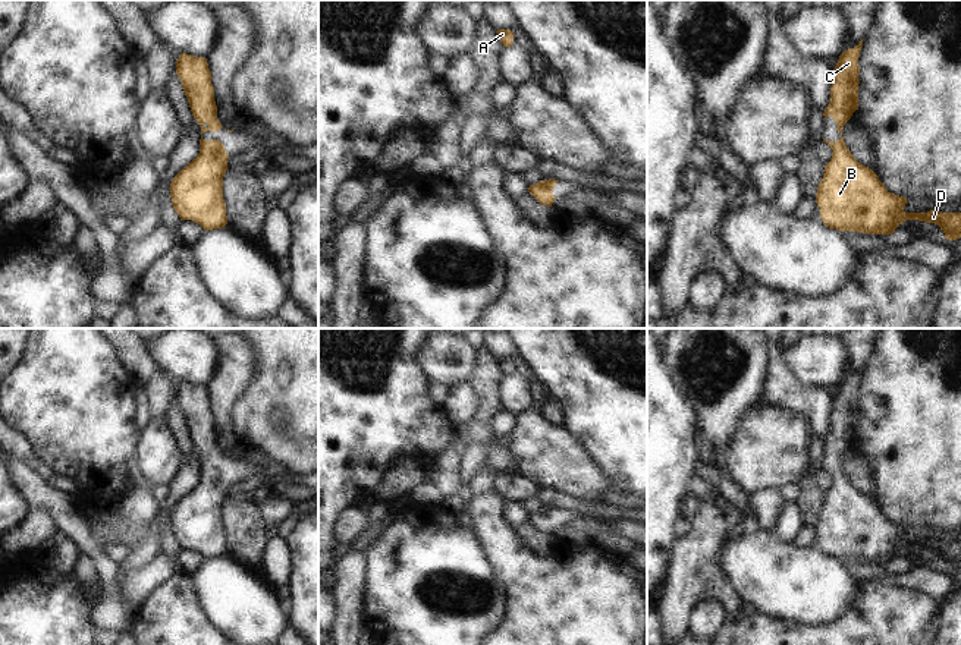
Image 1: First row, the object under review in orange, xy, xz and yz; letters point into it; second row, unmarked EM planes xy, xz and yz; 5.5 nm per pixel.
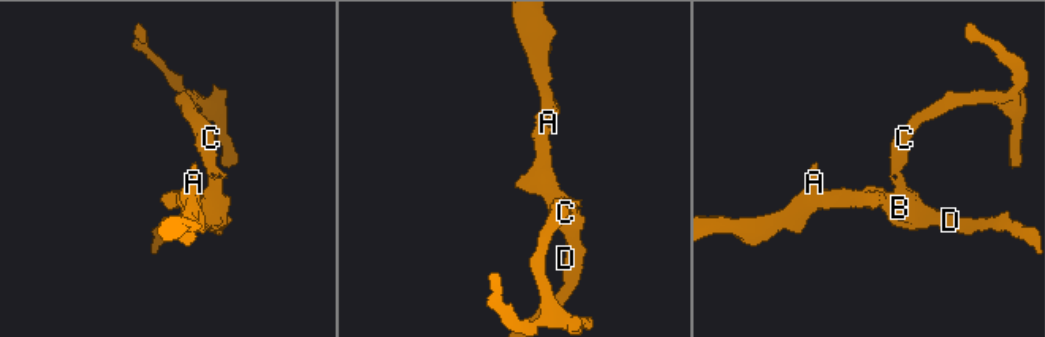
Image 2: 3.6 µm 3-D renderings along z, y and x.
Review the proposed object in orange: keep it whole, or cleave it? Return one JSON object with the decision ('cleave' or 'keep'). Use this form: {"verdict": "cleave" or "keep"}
{"verdict": "keep"}

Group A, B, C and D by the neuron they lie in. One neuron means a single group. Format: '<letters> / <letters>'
A B C D

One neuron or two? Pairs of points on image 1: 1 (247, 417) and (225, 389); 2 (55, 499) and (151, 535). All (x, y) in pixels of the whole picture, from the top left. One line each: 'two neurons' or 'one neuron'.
1: two neurons
2: two neurons

